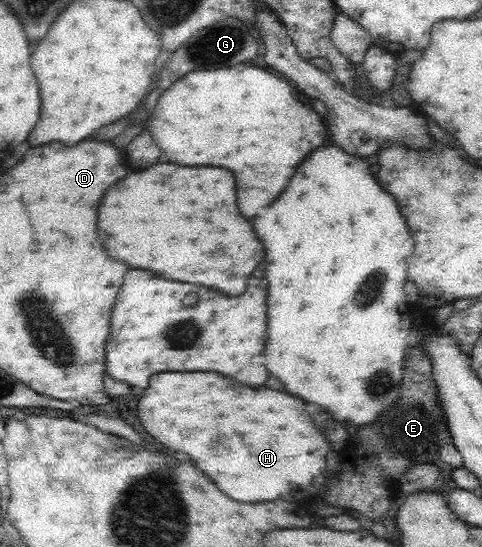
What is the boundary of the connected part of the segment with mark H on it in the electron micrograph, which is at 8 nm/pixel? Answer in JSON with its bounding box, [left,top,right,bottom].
[137,373,329,503]

